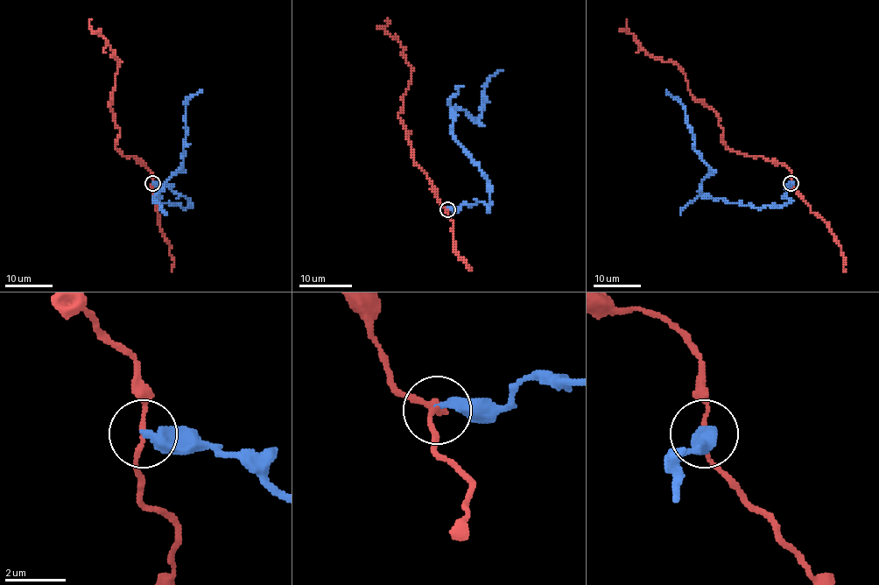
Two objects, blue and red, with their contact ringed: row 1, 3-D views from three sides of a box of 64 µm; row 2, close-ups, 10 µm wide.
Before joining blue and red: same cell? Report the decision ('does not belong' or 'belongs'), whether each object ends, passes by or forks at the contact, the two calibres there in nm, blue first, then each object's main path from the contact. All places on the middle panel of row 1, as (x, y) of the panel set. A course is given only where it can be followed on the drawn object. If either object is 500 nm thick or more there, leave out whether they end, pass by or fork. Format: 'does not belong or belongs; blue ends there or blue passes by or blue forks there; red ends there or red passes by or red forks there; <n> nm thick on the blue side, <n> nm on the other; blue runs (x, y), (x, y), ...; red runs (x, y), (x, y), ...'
does not belong; blue ends there; red passes by; 360 nm thick on the blue side, 130 nm on the other; blue runs (447, 209), (490, 201), (488, 178), (451, 130), (453, 112), (459, 107), (477, 120), (485, 83), (502, 70); red runs (447, 209), (413, 160), (406, 139), (411, 134), (398, 117), (411, 65), (404, 47), (379, 26)

